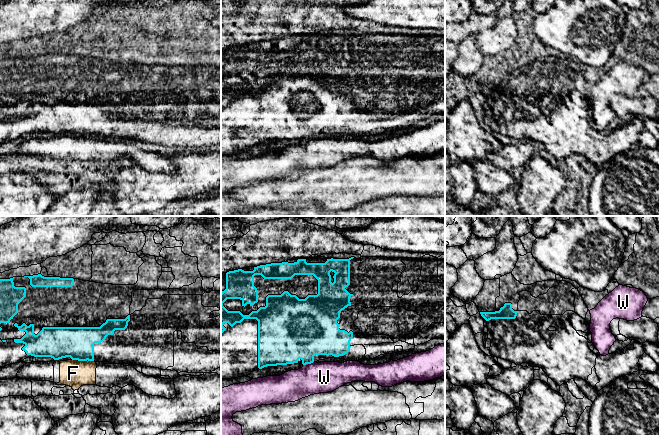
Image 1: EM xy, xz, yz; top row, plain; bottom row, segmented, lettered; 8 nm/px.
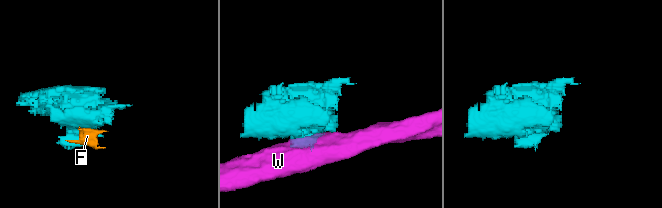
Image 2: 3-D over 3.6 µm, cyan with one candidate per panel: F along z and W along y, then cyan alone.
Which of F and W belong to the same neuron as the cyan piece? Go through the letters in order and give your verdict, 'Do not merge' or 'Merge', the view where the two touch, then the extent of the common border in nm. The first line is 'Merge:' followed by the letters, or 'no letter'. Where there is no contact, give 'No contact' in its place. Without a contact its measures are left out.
Merge: no letter
F: Do not merge. Touches cyan in xy. Shared border 180 nm
W: Do not merge. Touches cyan in xz. Shared border 90 nm

